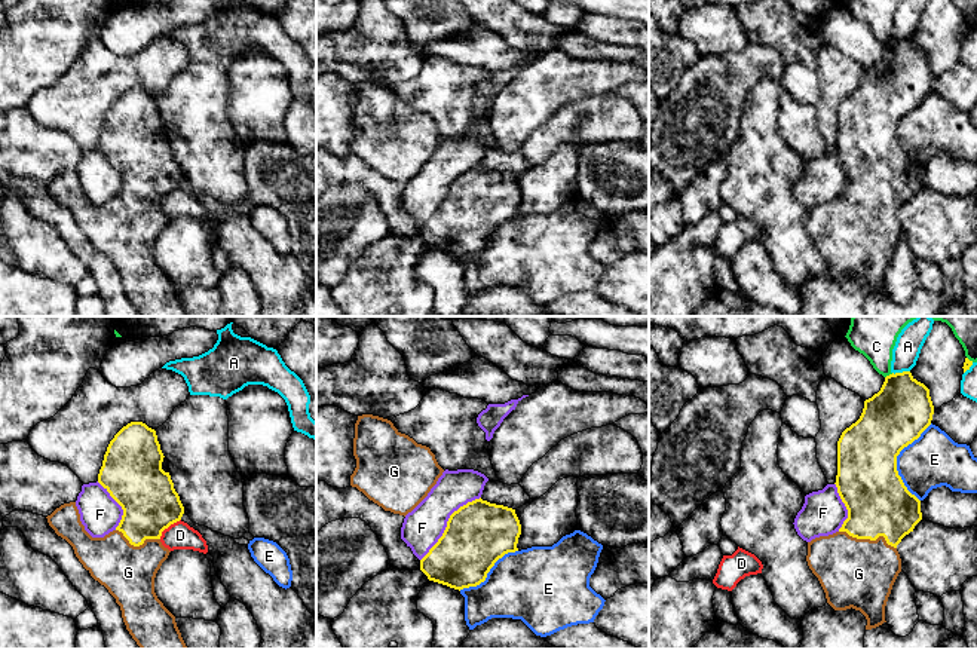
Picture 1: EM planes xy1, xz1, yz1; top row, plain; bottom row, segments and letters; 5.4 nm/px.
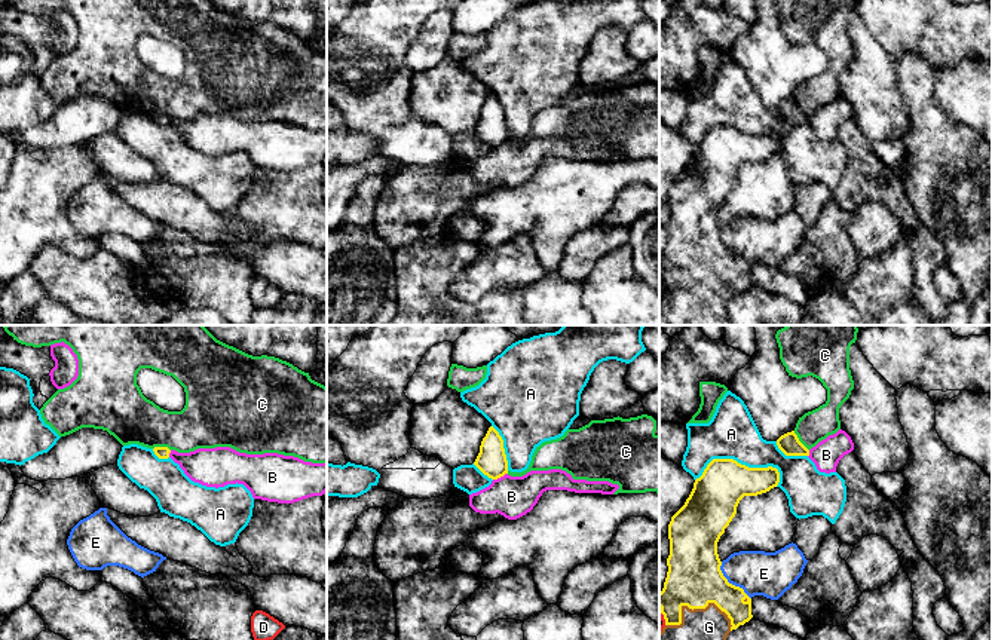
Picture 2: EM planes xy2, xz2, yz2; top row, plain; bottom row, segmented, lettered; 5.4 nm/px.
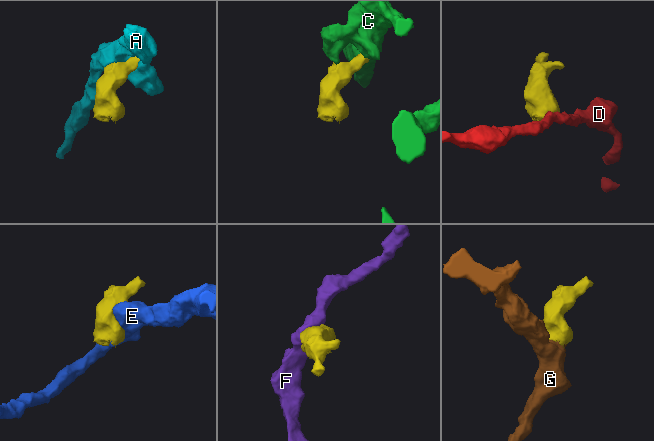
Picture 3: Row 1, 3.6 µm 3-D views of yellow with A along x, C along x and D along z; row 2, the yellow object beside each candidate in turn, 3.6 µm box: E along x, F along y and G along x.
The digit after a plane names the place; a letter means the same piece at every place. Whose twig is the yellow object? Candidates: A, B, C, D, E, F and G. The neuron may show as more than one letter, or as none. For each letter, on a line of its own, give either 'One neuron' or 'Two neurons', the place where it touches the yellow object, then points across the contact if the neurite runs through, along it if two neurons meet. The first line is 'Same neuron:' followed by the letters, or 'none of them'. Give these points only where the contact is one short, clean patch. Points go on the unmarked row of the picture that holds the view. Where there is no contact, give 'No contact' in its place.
Same neuron: G
A: Two neurons. Touches yellow at yz2 (735, 128)
B: Two neurons. Touches yellow at xz2 (499, 144). Boundary: xz2 (507, 140), (493, 147)
C: Two neurons. Touches yellow at yz2 (799, 109)
D: Two neurons. Touches yellow at xy1 (168, 193). Boundary: xy1 (180, 186), (171, 190), (159, 205)
E: Two neurons. Touches yellow at yz1 (896, 128)
F: Two neurons. Touches yellow at xz1 (447, 190)
G: One neuron. Touches yellow at yz2 (697, 275)

